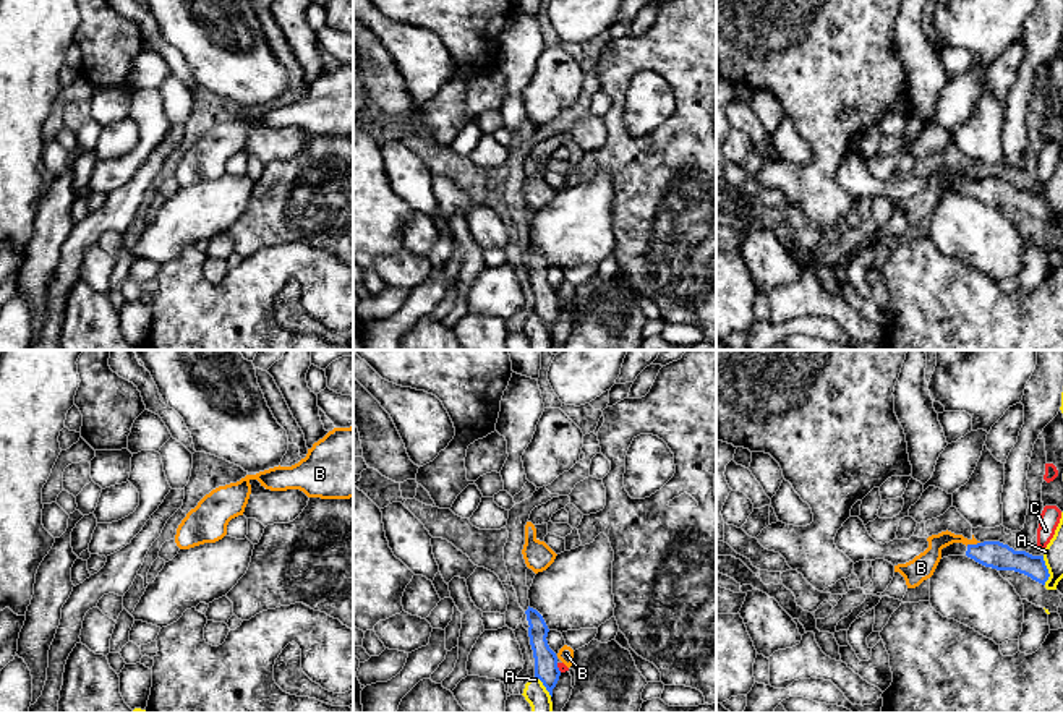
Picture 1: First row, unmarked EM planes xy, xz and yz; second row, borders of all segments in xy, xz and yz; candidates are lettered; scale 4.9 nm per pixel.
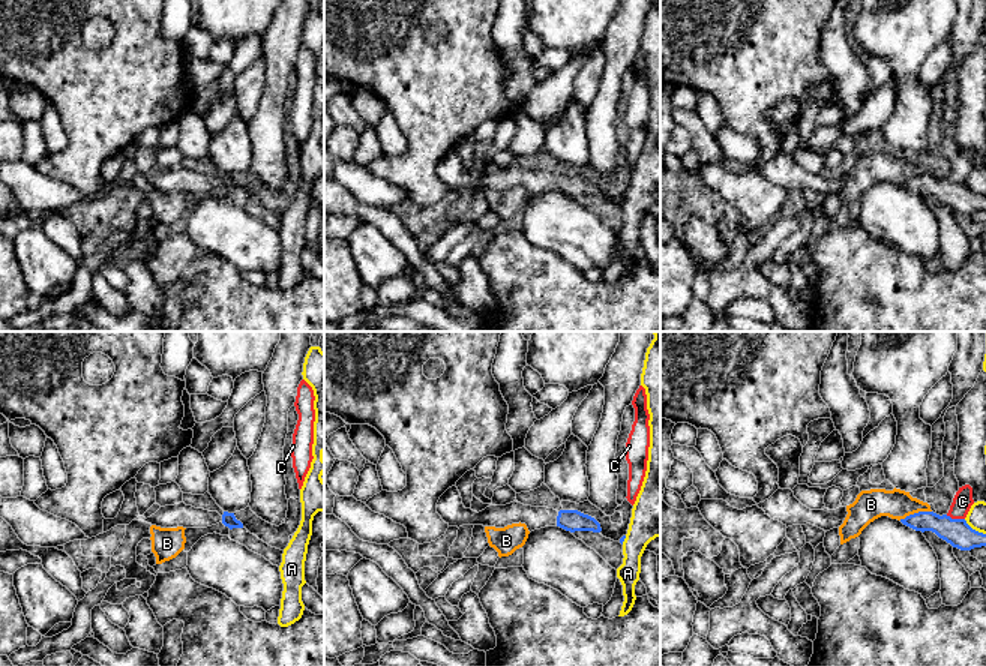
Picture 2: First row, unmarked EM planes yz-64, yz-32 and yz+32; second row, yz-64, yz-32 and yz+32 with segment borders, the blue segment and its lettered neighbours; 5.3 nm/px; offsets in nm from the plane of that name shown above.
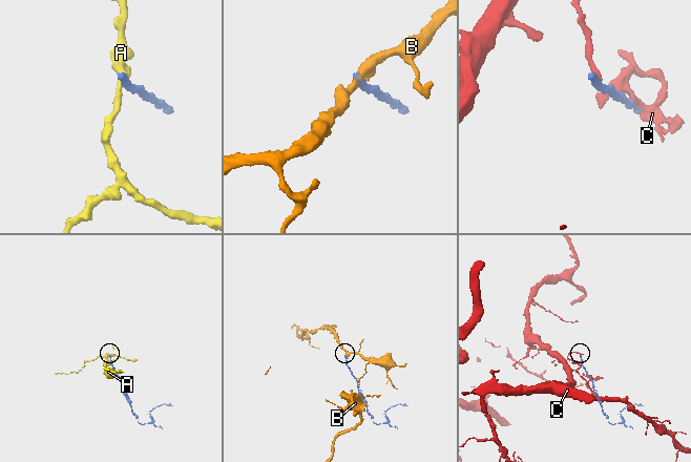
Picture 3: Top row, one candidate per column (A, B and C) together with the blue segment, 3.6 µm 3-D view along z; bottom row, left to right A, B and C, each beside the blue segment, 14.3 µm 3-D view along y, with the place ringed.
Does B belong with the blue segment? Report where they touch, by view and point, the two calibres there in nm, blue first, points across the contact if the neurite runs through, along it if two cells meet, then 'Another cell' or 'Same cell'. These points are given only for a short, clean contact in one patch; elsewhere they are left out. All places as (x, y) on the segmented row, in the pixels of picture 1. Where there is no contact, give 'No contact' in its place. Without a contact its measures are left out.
Touches blue at yz (973, 545). Thickness 140 nm (blue) against 110 nm. Boundary: yz (979, 542), (966, 545). Another cell

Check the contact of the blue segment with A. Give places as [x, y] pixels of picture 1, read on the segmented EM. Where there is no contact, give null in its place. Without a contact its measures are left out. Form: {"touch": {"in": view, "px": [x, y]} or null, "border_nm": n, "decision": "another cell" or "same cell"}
{"touch": {"in": "yz", "px": [1047, 571]}, "border_nm": 140, "decision": "another cell"}

